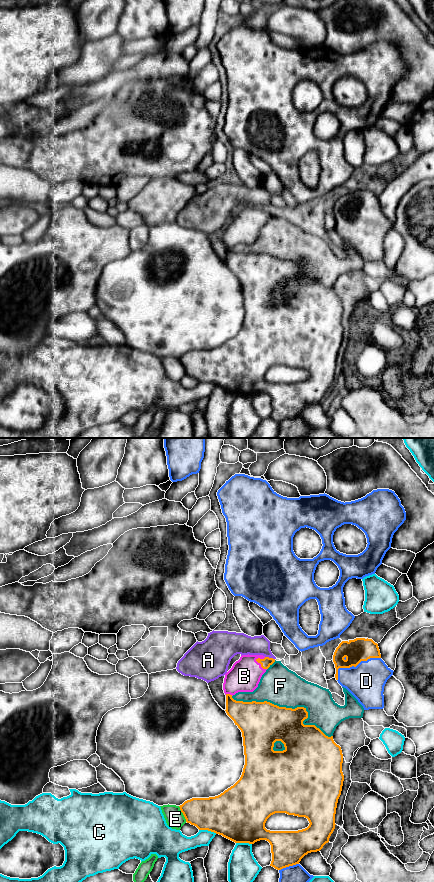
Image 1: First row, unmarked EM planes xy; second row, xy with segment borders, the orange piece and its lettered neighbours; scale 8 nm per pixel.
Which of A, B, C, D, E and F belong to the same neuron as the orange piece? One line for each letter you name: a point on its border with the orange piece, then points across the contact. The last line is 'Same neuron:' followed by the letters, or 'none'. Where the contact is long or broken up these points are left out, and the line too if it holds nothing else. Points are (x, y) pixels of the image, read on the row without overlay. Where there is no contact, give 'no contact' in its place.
B: xy (261, 217)
D: xy (353, 217)
Same neuron: B, D

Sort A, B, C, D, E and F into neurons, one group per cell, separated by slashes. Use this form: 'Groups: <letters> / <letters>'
Groups: A / B D / C / E / F

